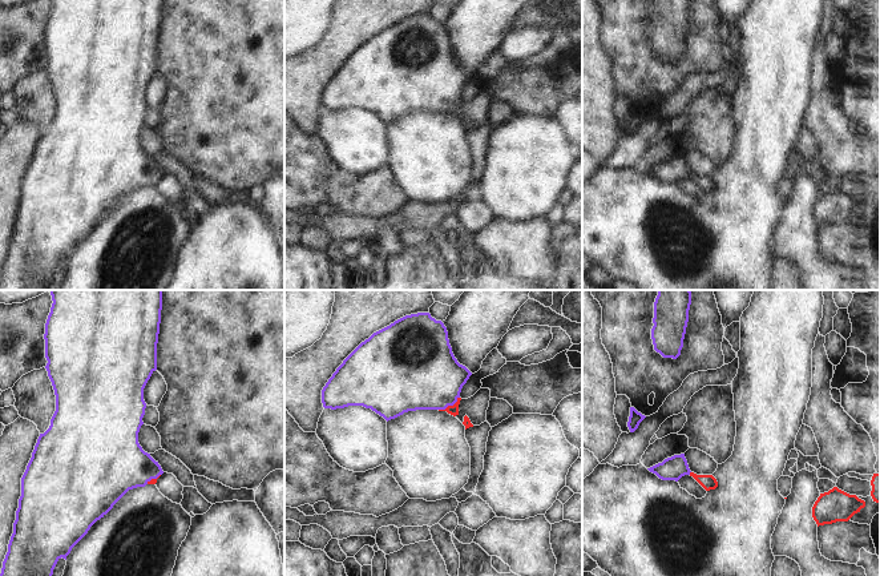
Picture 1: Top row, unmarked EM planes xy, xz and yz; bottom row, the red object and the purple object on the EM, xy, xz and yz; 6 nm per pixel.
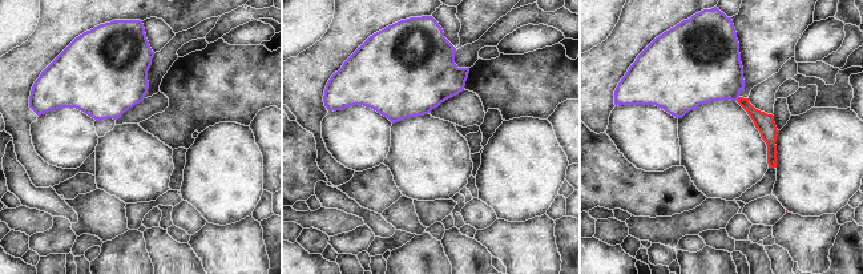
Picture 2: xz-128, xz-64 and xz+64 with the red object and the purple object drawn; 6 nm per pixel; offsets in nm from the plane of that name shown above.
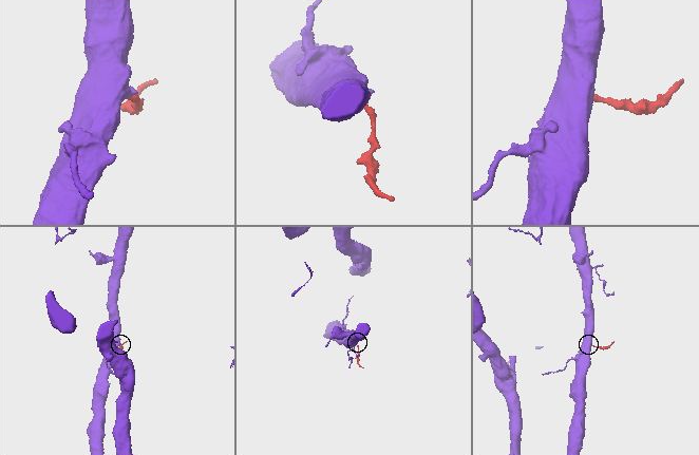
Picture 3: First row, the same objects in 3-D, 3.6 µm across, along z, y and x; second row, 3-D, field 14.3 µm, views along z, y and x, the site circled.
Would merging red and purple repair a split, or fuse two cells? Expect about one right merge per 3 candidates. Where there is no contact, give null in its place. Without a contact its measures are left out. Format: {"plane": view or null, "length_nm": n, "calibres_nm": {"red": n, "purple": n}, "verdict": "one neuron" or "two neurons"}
{"plane": "xz", "length_nm": 150, "calibres_nm": {"red": 60, "purple": 440}, "verdict": "one neuron"}

